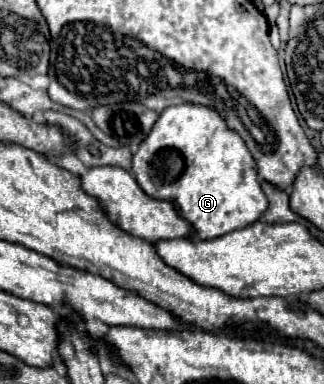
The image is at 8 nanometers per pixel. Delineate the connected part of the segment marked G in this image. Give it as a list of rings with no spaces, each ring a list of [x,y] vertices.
[[[180,103],[174,107],[166,107],[158,121],[154,123],[148,137],[140,143],[134,159],[132,173],[138,185],[154,199],[164,199],[176,203],[180,215],[192,223],[196,239],[216,239],[230,231],[252,225],[266,211],[268,199],[258,181],[256,161],[252,159],[246,143],[238,133],[234,133],[224,117],[206,105],[196,103]]]

